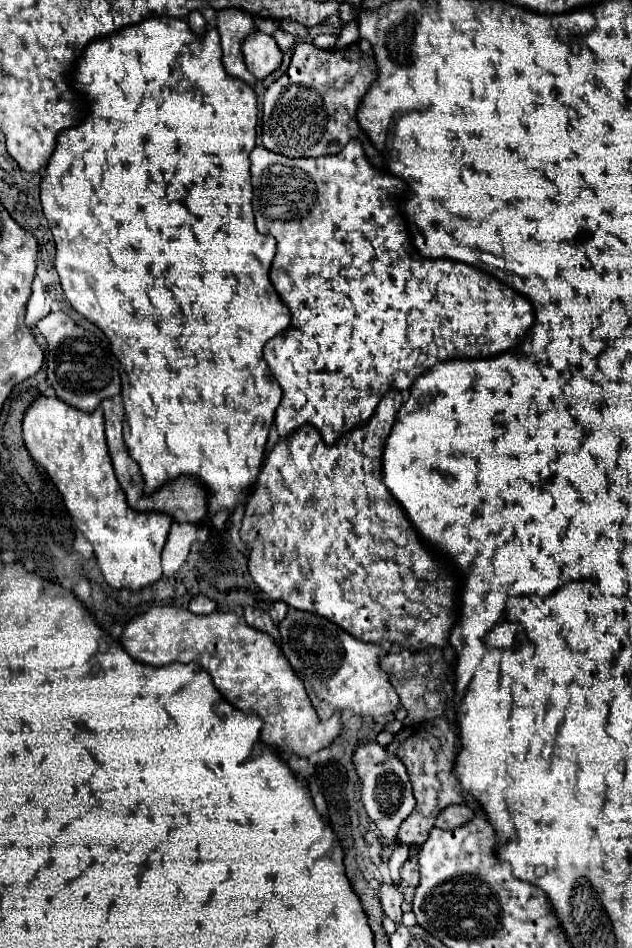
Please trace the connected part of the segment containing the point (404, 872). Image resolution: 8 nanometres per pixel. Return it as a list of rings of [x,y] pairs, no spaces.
[[[408,859],[402,869],[400,869],[400,877],[402,877],[402,885],[404,887],[412,887],[416,889],[420,883],[420,875],[418,875],[418,861],[416,859]]]

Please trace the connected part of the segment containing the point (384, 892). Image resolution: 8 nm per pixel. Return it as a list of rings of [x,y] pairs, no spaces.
[[[380,881],[380,903],[382,903],[382,909],[396,923],[402,917],[402,909],[400,909],[402,901],[404,901],[402,885],[398,885],[394,881]]]

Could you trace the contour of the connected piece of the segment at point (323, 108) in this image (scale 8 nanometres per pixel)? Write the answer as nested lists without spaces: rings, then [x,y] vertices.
[[[366,39],[354,41],[352,45],[348,45],[346,49],[340,49],[340,51],[324,51],[306,41],[296,43],[290,67],[286,69],[286,73],[280,79],[272,81],[266,89],[264,115],[262,115],[262,145],[268,151],[274,151],[274,153],[280,153],[286,157],[320,157],[320,155],[340,153],[352,137],[358,137],[364,145],[364,151],[366,151],[366,157],[370,159],[370,163],[376,169],[384,169],[386,161],[384,161],[382,151],[378,151],[374,147],[374,143],[368,139],[368,135],[358,125],[358,117],[356,117],[358,107],[360,107],[364,95],[368,93],[372,81],[376,81],[376,77],[378,77],[378,63],[376,63],[374,51]]]

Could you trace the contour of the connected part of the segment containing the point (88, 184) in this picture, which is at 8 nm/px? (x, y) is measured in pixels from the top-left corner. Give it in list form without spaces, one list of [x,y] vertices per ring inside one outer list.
[[[154,17],[154,19],[148,19],[148,21],[142,21],[140,25],[132,25],[132,27],[126,27],[126,29],[120,29],[108,37],[102,37],[102,39],[96,39],[92,41],[80,61],[78,61],[78,69],[74,73],[74,85],[78,85],[78,91],[82,91],[88,101],[90,101],[90,115],[78,125],[78,127],[70,127],[66,131],[62,131],[58,135],[58,145],[50,157],[50,163],[46,167],[46,175],[42,179],[42,191],[40,191],[40,201],[42,201],[42,209],[44,209],[44,215],[50,223],[50,231],[54,235],[54,241],[56,241],[56,271],[60,275],[60,283],[62,283],[62,289],[64,289],[64,295],[66,299],[70,301],[70,305],[82,315],[86,317],[90,323],[94,323],[96,327],[100,327],[104,331],[104,335],[110,339],[112,343],[112,349],[114,349],[114,355],[120,357],[120,363],[122,363],[122,403],[124,403],[124,411],[126,411],[126,423],[130,429],[124,429],[124,441],[126,441],[126,447],[128,447],[128,453],[130,457],[140,465],[140,471],[144,475],[144,493],[150,495],[154,491],[158,491],[162,485],[174,481],[176,477],[194,477],[194,479],[200,479],[200,483],[208,489],[208,513],[206,517],[198,523],[198,527],[208,527],[208,529],[214,529],[214,515],[224,511],[228,515],[232,515],[236,511],[238,505],[242,505],[246,501],[246,497],[252,493],[252,485],[256,485],[258,481],[258,473],[262,469],[262,461],[264,461],[264,453],[266,453],[266,443],[268,443],[268,431],[270,431],[270,425],[274,421],[274,413],[276,413],[276,407],[280,403],[280,397],[282,397],[282,389],[278,385],[278,381],[272,377],[264,357],[262,357],[262,347],[268,339],[272,339],[274,335],[278,335],[280,331],[284,331],[286,327],[290,327],[290,309],[286,309],[286,303],[278,297],[278,291],[274,289],[272,281],[270,281],[270,265],[272,265],[272,259],[274,259],[274,253],[276,253],[276,239],[270,237],[270,235],[262,235],[256,231],[256,225],[254,225],[254,213],[252,213],[252,183],[250,183],[250,151],[254,149],[256,145],[256,119],[258,119],[258,101],[256,101],[256,93],[254,89],[250,89],[244,81],[236,79],[236,77],[230,77],[224,67],[222,67],[222,49],[220,45],[216,43],[214,39],[214,29],[208,27],[204,39],[198,39],[186,21],[178,21],[178,19],[172,19],[172,17]]]

